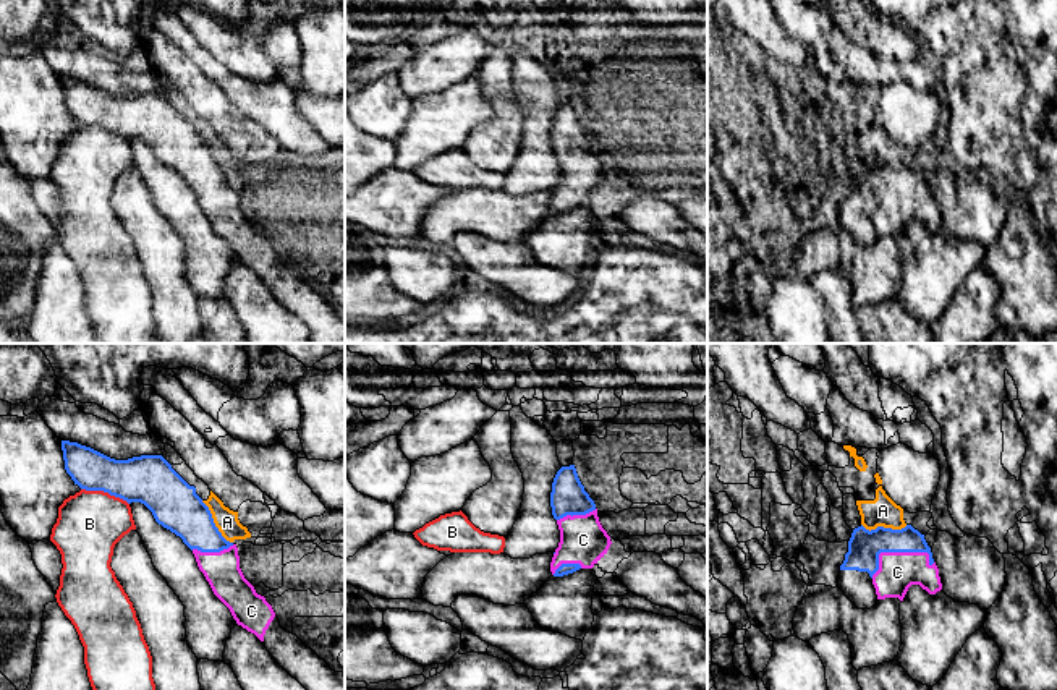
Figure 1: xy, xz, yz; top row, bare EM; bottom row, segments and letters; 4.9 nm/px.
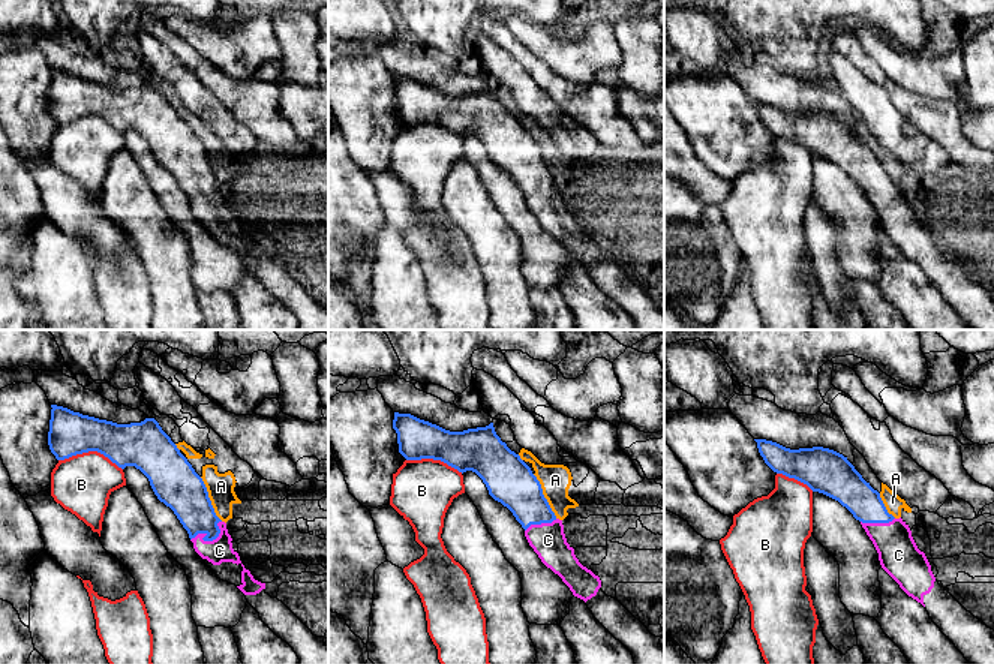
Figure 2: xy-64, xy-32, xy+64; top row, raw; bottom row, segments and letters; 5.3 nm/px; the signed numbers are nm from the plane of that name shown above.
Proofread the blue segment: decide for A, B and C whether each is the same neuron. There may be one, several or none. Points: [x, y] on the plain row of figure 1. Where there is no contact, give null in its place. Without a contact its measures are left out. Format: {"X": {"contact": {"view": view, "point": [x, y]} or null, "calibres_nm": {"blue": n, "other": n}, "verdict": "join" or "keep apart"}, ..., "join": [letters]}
{"A": {"contact": {"view": "xy", "point": [214, 161]}, "calibres_nm": {"blue": 240, "other": 120}, "verdict": "keep apart"}, "B": {"contact": {"view": "xy", "point": [106, 128]}, "calibres_nm": {"blue": 240, "other": 320}, "verdict": "keep apart"}, "C": {"contact": {"view": "yz", "point": [899, 188]}, "calibres_nm": {"blue": 160, "other": 190}, "verdict": "join"}, "join": ["C"]}

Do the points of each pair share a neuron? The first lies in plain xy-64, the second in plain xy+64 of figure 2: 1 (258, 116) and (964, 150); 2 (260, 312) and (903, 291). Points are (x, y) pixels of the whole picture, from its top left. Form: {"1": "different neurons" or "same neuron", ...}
{"1": "same neuron", "2": "same neuron"}

